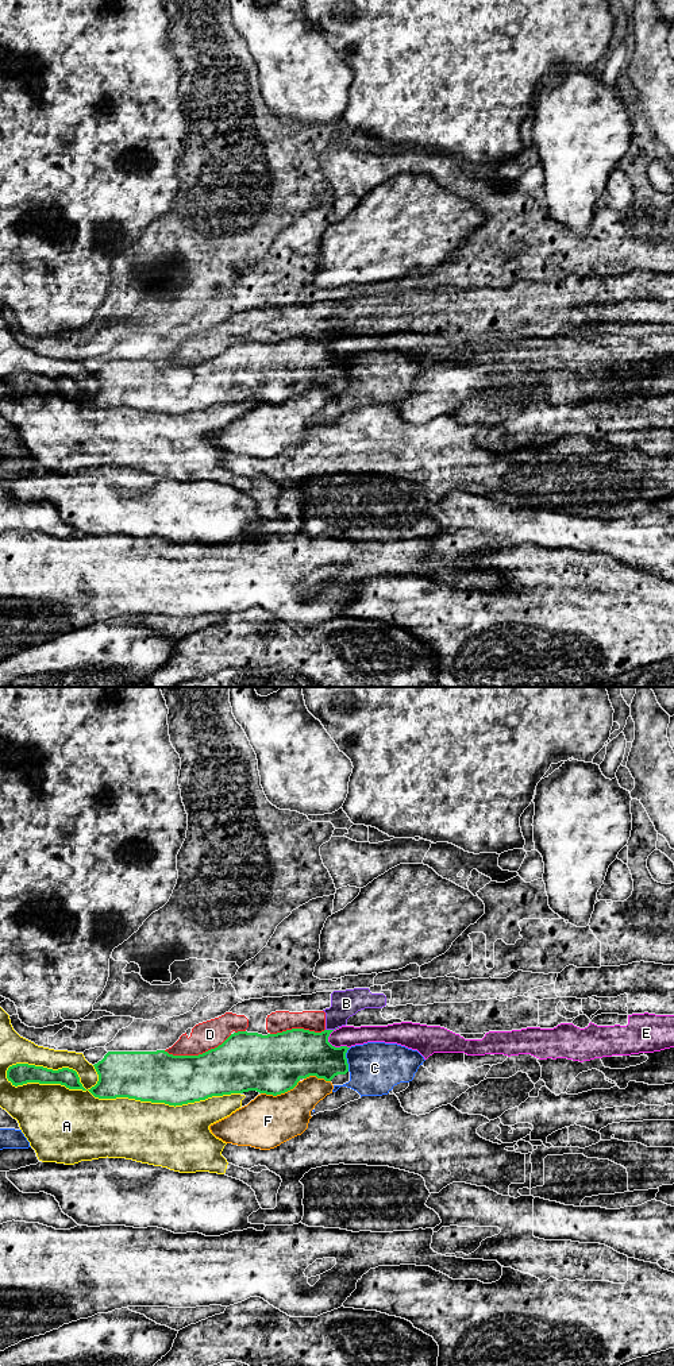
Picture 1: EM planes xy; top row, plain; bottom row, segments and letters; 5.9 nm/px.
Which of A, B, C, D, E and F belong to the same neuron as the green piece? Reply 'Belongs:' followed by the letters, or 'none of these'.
Belongs: none of these

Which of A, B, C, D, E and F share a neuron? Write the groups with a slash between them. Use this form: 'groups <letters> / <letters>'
groups A / B D / C / E / F

